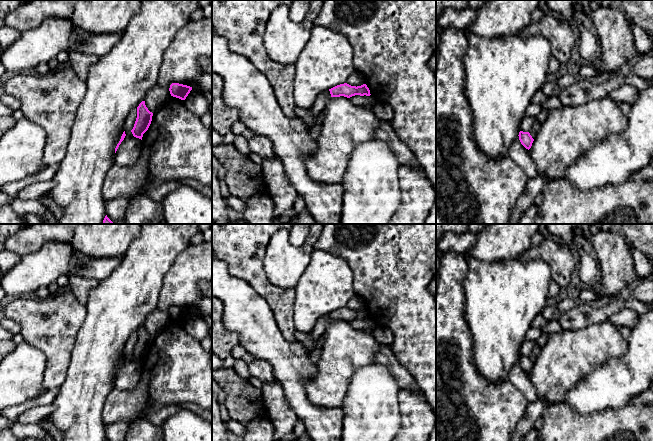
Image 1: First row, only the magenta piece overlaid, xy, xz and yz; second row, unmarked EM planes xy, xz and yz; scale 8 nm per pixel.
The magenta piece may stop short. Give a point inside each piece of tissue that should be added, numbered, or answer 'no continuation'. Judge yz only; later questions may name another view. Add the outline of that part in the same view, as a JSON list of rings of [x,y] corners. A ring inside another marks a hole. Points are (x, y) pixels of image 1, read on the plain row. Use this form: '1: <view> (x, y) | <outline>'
no continuation

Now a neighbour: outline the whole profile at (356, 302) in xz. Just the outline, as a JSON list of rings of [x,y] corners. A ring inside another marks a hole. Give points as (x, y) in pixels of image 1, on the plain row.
[[[355,295],[348,301],[346,307],[351,310],[361,310],[365,308],[365,302],[360,296]]]

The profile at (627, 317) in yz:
[[[624,307],[619,313],[610,316],[608,322],[616,326],[633,327],[638,321],[638,315],[630,308]]]

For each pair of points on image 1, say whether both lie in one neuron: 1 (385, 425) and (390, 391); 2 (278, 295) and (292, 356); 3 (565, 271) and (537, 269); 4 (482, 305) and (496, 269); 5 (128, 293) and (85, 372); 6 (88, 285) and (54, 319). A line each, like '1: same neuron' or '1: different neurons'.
1: same neuron
2: different neurons
3: different neurons
4: same neuron
5: same neuron
6: different neurons

